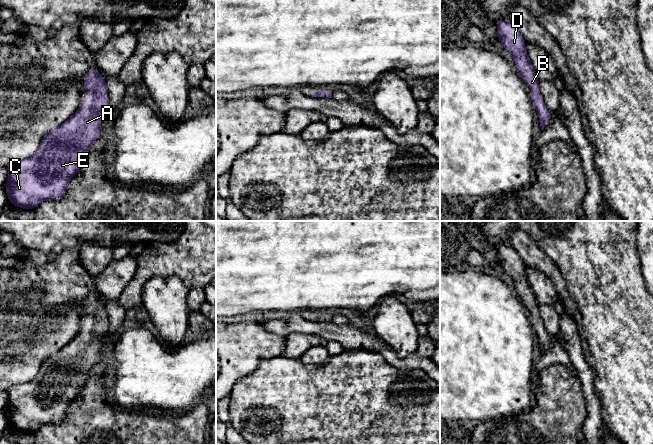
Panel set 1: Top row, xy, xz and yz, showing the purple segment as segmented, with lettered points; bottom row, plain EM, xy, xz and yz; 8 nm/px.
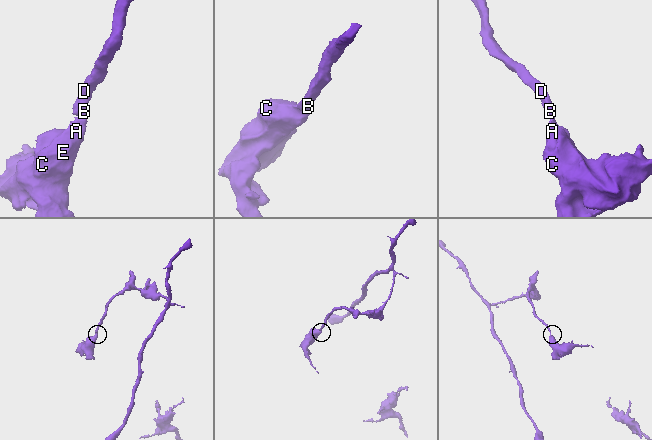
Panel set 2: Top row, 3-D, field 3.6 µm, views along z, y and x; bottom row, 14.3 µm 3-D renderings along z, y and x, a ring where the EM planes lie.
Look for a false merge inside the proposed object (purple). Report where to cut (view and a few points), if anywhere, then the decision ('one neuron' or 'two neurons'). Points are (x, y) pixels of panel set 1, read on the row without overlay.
no cut; one neuron

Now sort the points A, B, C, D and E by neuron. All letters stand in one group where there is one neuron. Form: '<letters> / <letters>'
A B C D E

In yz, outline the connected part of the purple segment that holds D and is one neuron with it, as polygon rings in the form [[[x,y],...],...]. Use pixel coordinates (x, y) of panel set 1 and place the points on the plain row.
[[[498,244],[498,265],[511,278],[515,286],[515,293],[523,305],[530,311],[533,320],[531,326],[538,336],[541,354],[550,346],[550,335],[546,332],[544,324],[539,317],[539,304],[530,287],[525,272],[525,263],[512,246]]]

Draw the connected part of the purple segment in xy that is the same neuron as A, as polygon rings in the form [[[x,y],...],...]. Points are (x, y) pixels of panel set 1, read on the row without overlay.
[[[94,290],[87,295],[82,303],[85,308],[85,314],[93,315],[94,317],[86,320],[86,325],[81,327],[79,333],[68,344],[42,361],[37,375],[31,381],[12,385],[6,389],[9,402],[4,412],[8,425],[14,430],[22,433],[35,433],[45,424],[59,425],[63,423],[68,407],[86,385],[89,372],[100,362],[101,338],[109,330],[106,304]]]

